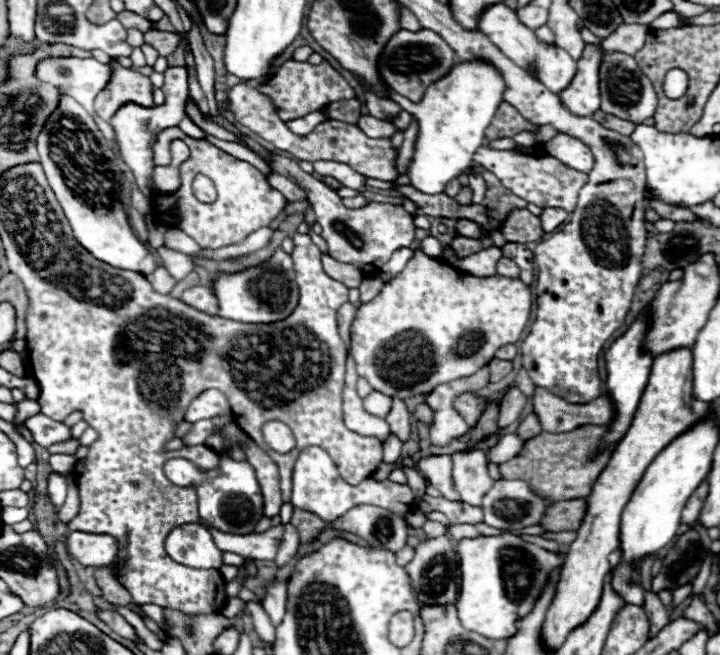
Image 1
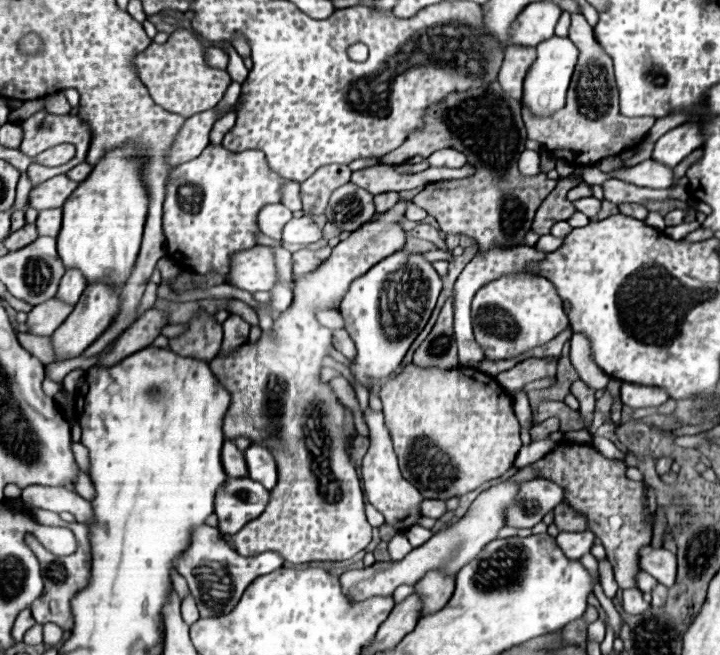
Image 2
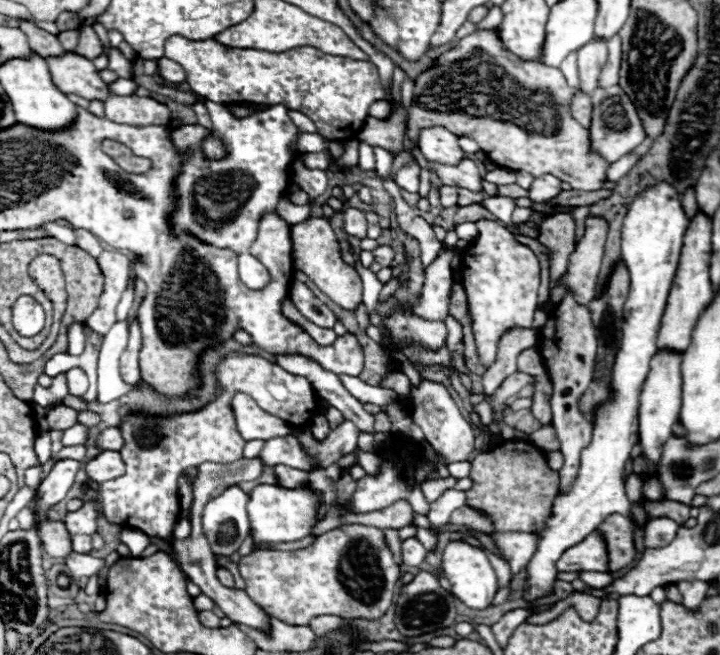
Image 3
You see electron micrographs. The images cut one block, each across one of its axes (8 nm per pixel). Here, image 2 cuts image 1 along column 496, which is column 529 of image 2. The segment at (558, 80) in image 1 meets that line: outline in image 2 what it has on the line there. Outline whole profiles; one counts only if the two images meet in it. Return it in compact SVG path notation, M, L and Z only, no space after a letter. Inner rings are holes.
M552 2L528 4L510 26L510 46L538 46L542 40L554 36L554 26L562 10Z

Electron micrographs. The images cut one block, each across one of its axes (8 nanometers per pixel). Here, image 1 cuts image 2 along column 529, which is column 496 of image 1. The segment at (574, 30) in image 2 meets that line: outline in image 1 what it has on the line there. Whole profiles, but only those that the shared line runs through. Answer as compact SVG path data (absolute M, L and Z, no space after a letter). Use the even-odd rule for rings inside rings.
M502 102L494 114L492 126L486 130L486 140L496 140L496 138L512 138L522 130L538 130L536 126L532 126L528 120L522 118L522 114L518 110L514 110L514 106Z

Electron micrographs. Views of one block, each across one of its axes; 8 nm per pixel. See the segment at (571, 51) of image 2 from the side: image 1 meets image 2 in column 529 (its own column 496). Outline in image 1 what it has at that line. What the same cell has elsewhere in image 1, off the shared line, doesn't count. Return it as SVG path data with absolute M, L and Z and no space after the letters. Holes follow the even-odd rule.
M460 62L442 80L430 84L418 104L406 100L394 90L388 90L390 100L400 104L418 122L418 136L414 142L414 156L408 164L406 176L410 184L422 194L442 194L452 178L474 166L474 152L484 146L484 134L494 118L494 110L502 102L504 80L482 62Z

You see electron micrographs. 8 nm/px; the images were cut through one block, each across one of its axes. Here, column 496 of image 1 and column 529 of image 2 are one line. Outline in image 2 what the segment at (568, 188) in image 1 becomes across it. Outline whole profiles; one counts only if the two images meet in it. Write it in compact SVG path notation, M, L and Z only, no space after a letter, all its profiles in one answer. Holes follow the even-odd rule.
M524 150L518 160L518 166L524 176L538 176L540 174L540 154L534 150Z

